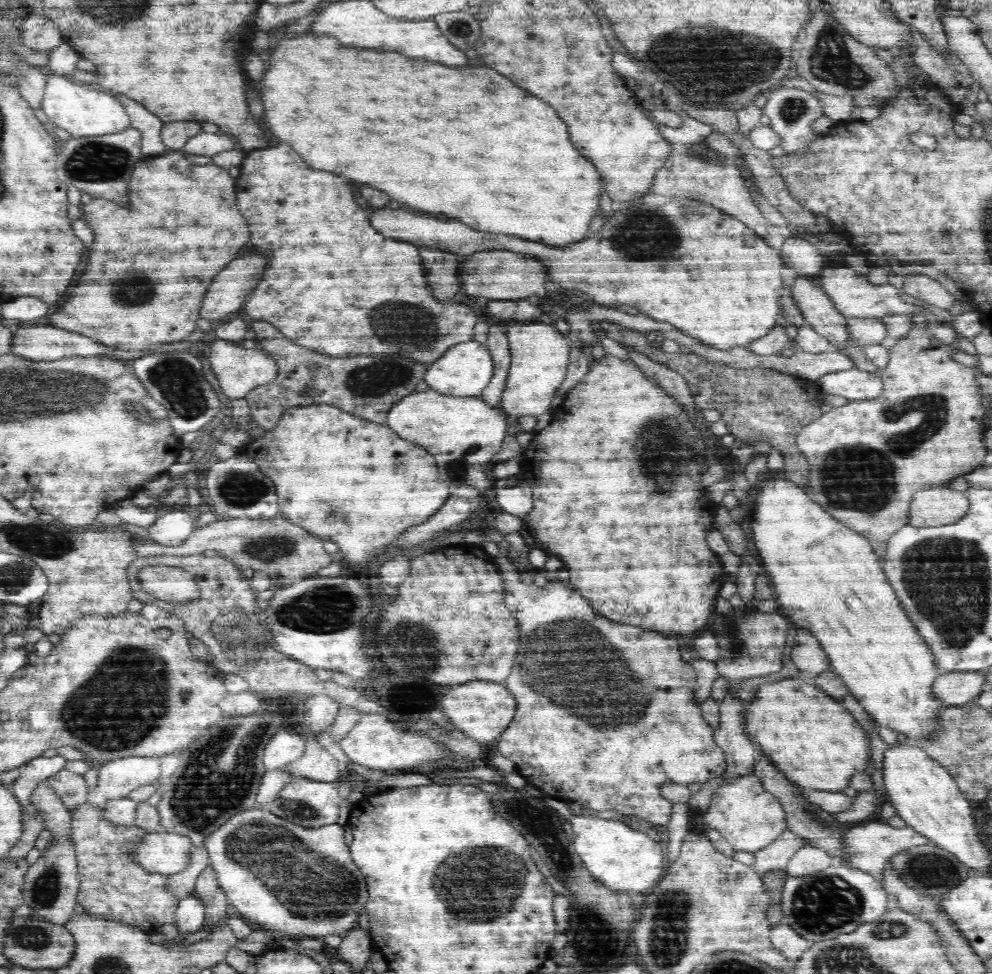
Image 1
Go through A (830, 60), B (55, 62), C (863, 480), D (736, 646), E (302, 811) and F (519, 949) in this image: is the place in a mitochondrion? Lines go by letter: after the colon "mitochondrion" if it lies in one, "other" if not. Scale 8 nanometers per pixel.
A: mitochondrion
B: other
C: mitochondrion
D: mitochondrion
E: mitochondrion
F: other

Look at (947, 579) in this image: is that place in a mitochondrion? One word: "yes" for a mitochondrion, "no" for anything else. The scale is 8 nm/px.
yes

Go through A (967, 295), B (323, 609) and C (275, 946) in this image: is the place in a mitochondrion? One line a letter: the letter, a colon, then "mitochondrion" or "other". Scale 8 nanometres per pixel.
A: other
B: mitochondrion
C: other

